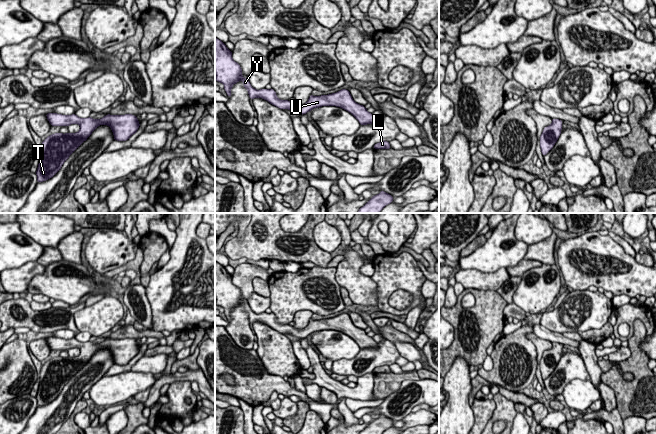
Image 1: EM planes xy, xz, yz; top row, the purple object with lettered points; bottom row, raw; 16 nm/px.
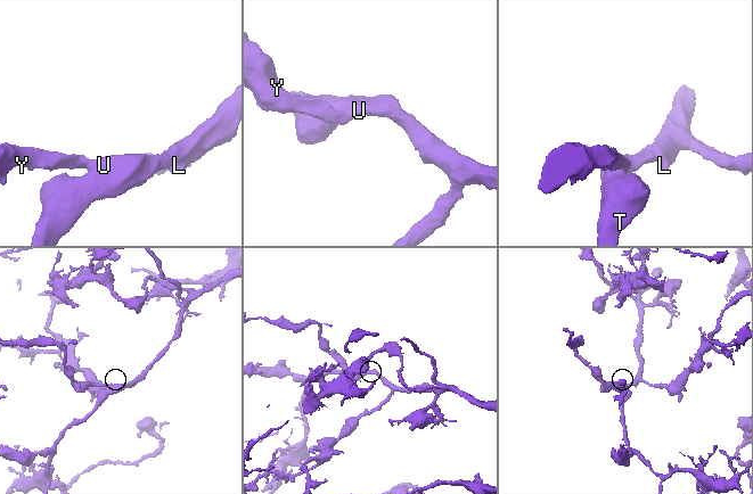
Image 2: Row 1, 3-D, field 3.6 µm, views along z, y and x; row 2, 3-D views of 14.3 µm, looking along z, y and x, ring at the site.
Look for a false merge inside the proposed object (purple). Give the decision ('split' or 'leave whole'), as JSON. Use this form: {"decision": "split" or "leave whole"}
{"decision": "leave whole"}

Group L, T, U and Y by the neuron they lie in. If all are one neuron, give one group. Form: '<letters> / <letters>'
L T U Y

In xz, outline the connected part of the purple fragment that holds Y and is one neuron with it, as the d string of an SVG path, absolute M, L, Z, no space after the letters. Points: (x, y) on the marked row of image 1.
M215 37L215 80L224 84L227 97L231 97L231 88L239 81L243 81L243 86L248 90L249 98L262 98L270 104L284 110L304 115L314 108L322 106L336 106L351 113L360 123L360 125L376 124L377 118L369 113L364 105L356 103L347 89L342 89L336 93L309 96L308 101L303 105L296 105L289 100L280 100L274 89L254 89L249 80L242 76L241 66L232 59L230 51L225 43Z

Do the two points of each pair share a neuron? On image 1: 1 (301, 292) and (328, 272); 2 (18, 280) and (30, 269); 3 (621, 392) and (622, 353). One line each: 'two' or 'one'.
1: one
2: one
3: two

